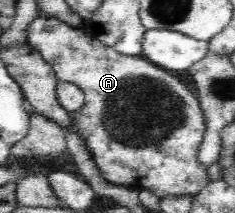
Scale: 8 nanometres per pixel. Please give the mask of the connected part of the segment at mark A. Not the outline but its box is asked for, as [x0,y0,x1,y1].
[28,17,211,196]

